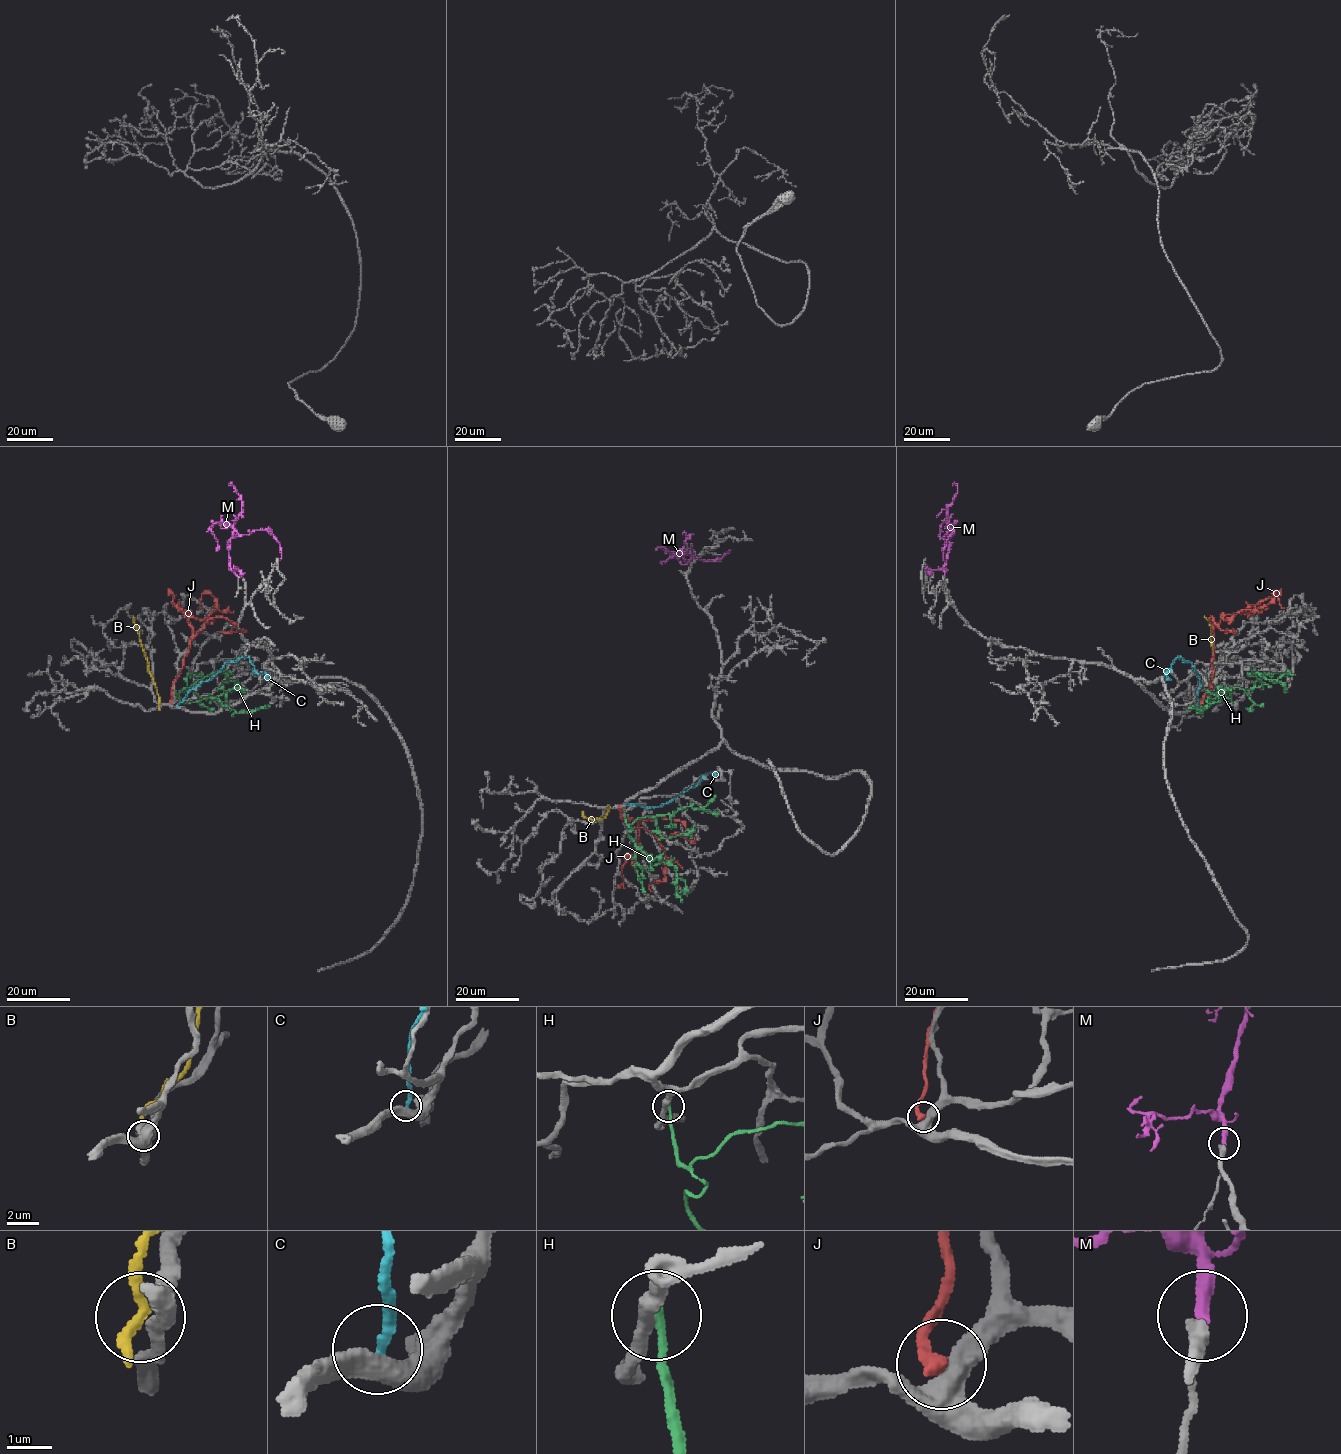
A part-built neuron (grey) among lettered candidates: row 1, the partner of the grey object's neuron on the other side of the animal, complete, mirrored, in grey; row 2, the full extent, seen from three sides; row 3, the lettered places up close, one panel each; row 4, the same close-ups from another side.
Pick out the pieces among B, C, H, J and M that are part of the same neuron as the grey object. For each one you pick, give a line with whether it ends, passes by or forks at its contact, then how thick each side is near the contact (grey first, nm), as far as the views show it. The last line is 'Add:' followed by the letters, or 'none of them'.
M: it ends there; 200 nm thick on the grey side, 280 nm on the other
Add: M

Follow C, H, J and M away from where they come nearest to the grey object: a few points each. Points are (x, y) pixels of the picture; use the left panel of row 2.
C: (176, 705), (202, 681), (210, 680), (226, 662), (248, 657), (257, 673), (265, 673), (265, 679)
H: (175, 692), (182, 701), (179, 693), (197, 681), (214, 673), (225, 673), (227, 681), (228, 673), (232, 675)
J: (171, 703), (172, 686), (191, 636), (188, 619), (203, 619), (217, 609), (211, 595), (203, 593), (202, 607)
M: (237, 575), (230, 567), (228, 548), (234, 530), (247, 535), (266, 529), (279, 544), (280, 559)

